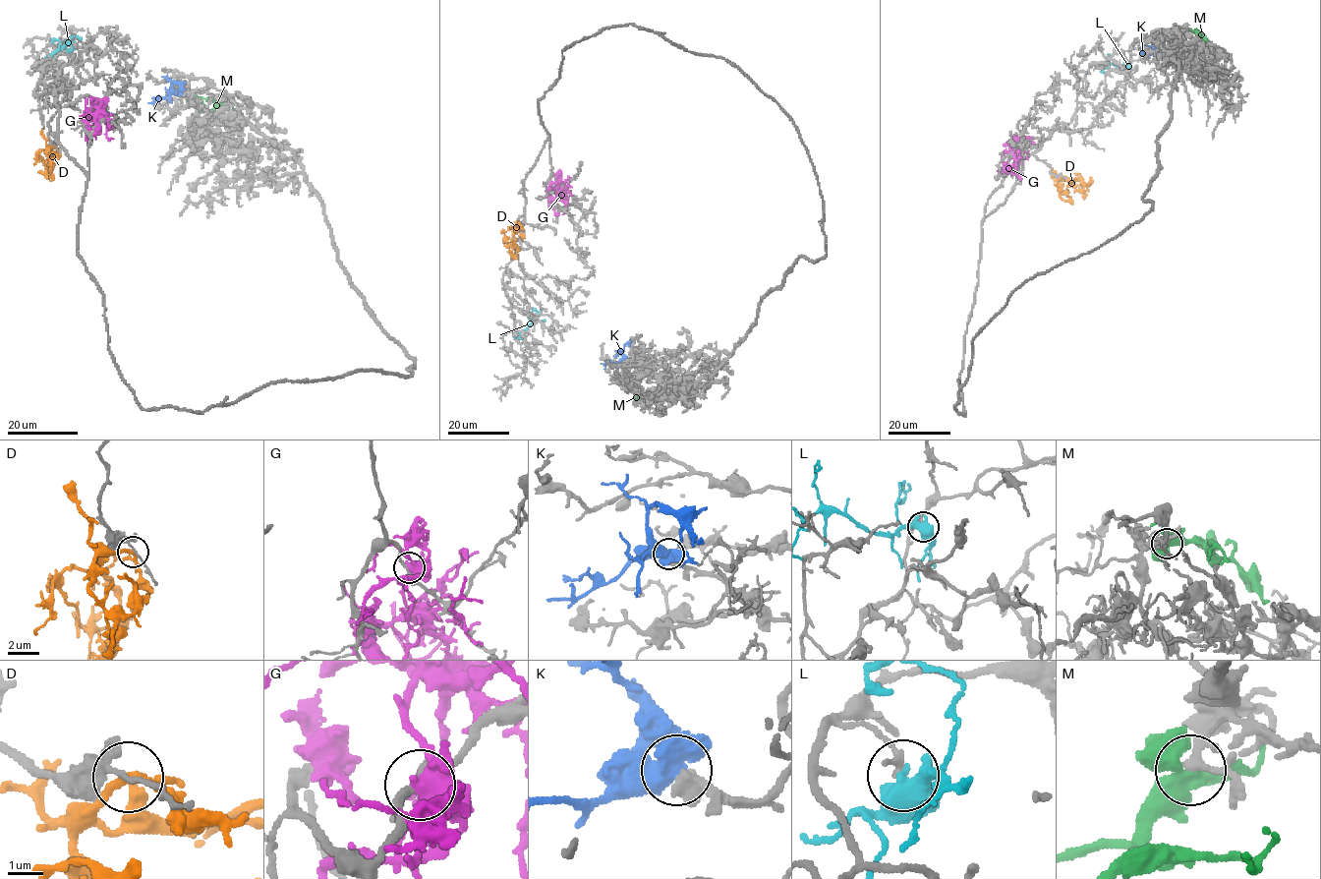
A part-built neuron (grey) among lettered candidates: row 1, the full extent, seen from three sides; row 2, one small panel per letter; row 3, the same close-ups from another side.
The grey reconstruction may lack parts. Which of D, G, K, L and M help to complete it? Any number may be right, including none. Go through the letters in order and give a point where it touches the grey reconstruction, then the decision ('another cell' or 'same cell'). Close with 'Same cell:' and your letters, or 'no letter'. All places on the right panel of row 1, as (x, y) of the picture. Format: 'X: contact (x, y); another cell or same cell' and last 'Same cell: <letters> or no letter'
D: contact (1062, 176); another cell
G: contact (1005, 166); another cell
K: contact (1163, 49); same cell
L: contact (1128, 67); another cell
M: contact (1187, 31); same cell
Same cell: K, M

